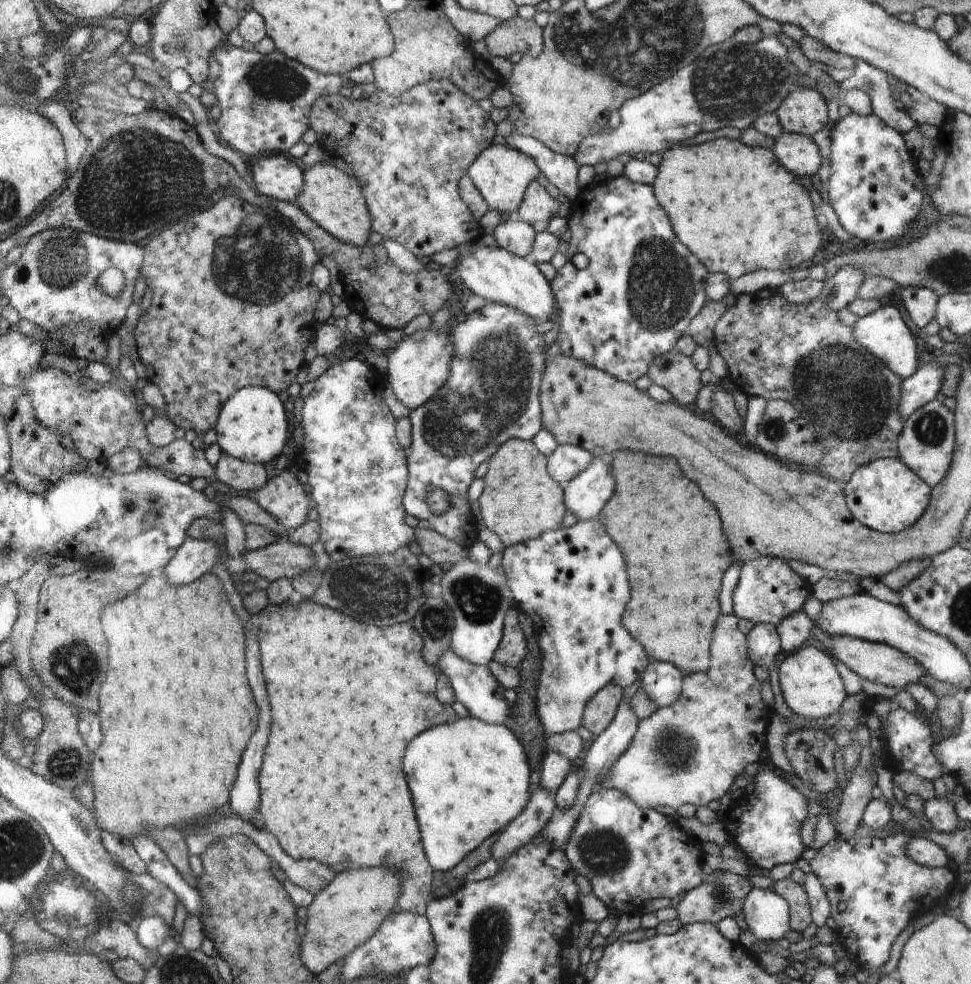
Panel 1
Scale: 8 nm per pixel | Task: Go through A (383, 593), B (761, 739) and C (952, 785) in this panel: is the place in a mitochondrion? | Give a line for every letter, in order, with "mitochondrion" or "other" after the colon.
A: mitochondrion
B: other
C: other

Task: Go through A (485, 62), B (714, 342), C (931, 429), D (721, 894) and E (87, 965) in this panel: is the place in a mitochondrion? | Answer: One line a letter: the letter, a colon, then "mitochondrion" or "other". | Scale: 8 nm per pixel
A: other
B: other
C: mitochondrion
D: mitochondrion
E: other

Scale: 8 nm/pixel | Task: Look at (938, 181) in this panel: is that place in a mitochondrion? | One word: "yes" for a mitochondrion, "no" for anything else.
no

